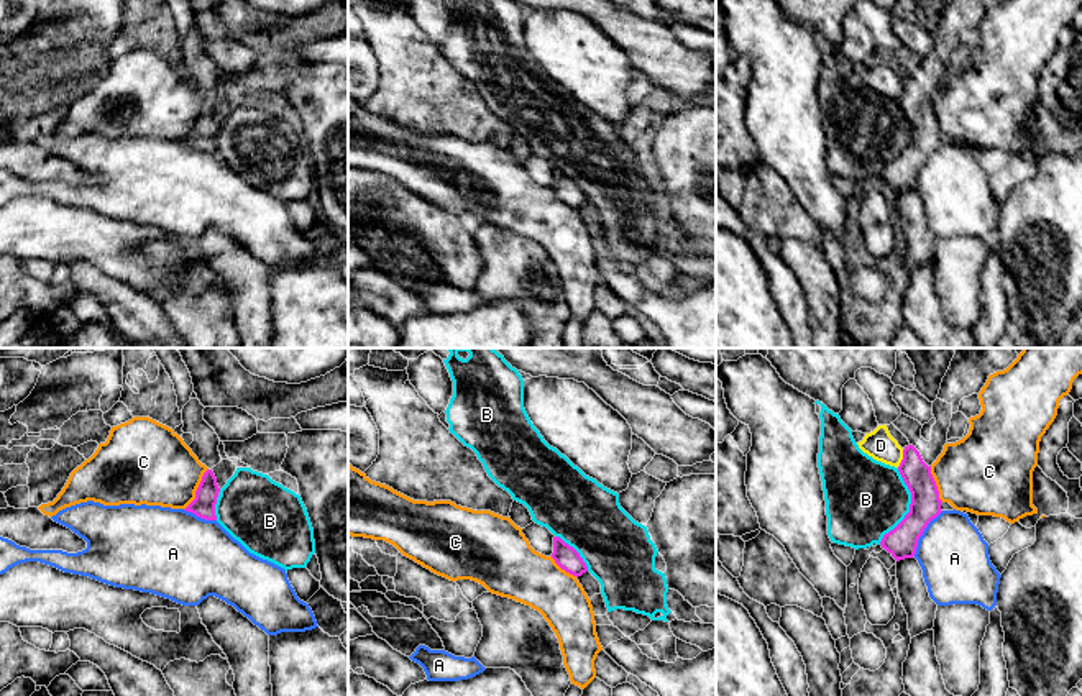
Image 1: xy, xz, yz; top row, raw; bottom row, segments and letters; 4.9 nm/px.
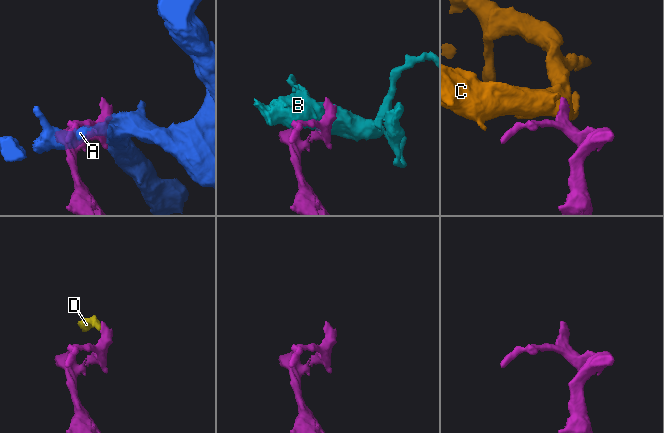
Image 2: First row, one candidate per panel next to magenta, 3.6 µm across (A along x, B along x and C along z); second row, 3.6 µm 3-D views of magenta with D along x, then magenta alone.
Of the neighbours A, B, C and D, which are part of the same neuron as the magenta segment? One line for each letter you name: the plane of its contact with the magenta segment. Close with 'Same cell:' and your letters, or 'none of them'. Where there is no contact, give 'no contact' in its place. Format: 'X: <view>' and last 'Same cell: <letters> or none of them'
Same cell: none of them

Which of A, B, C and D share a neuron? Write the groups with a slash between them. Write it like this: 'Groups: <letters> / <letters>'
Groups: A / B / C D

